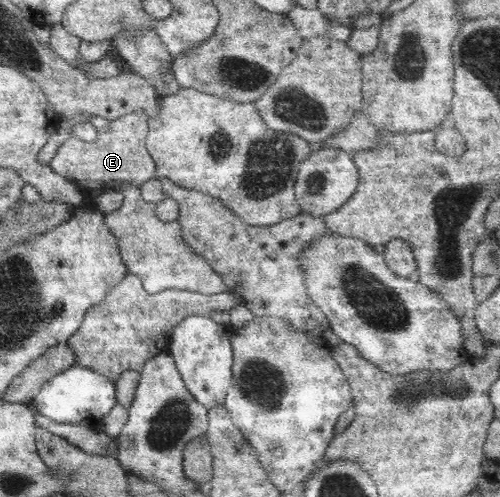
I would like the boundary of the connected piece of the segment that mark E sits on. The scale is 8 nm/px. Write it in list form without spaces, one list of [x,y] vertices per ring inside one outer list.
[[[133,112],[129,116],[110,121],[105,129],[98,132],[95,141],[83,141],[71,134],[69,139],[58,147],[49,163],[51,169],[61,177],[72,181],[84,194],[83,205],[70,206],[71,215],[79,209],[96,211],[97,197],[109,189],[116,190],[117,183],[131,183],[135,187],[156,176],[156,163],[148,152],[145,138],[148,134],[149,117],[143,112]]]

